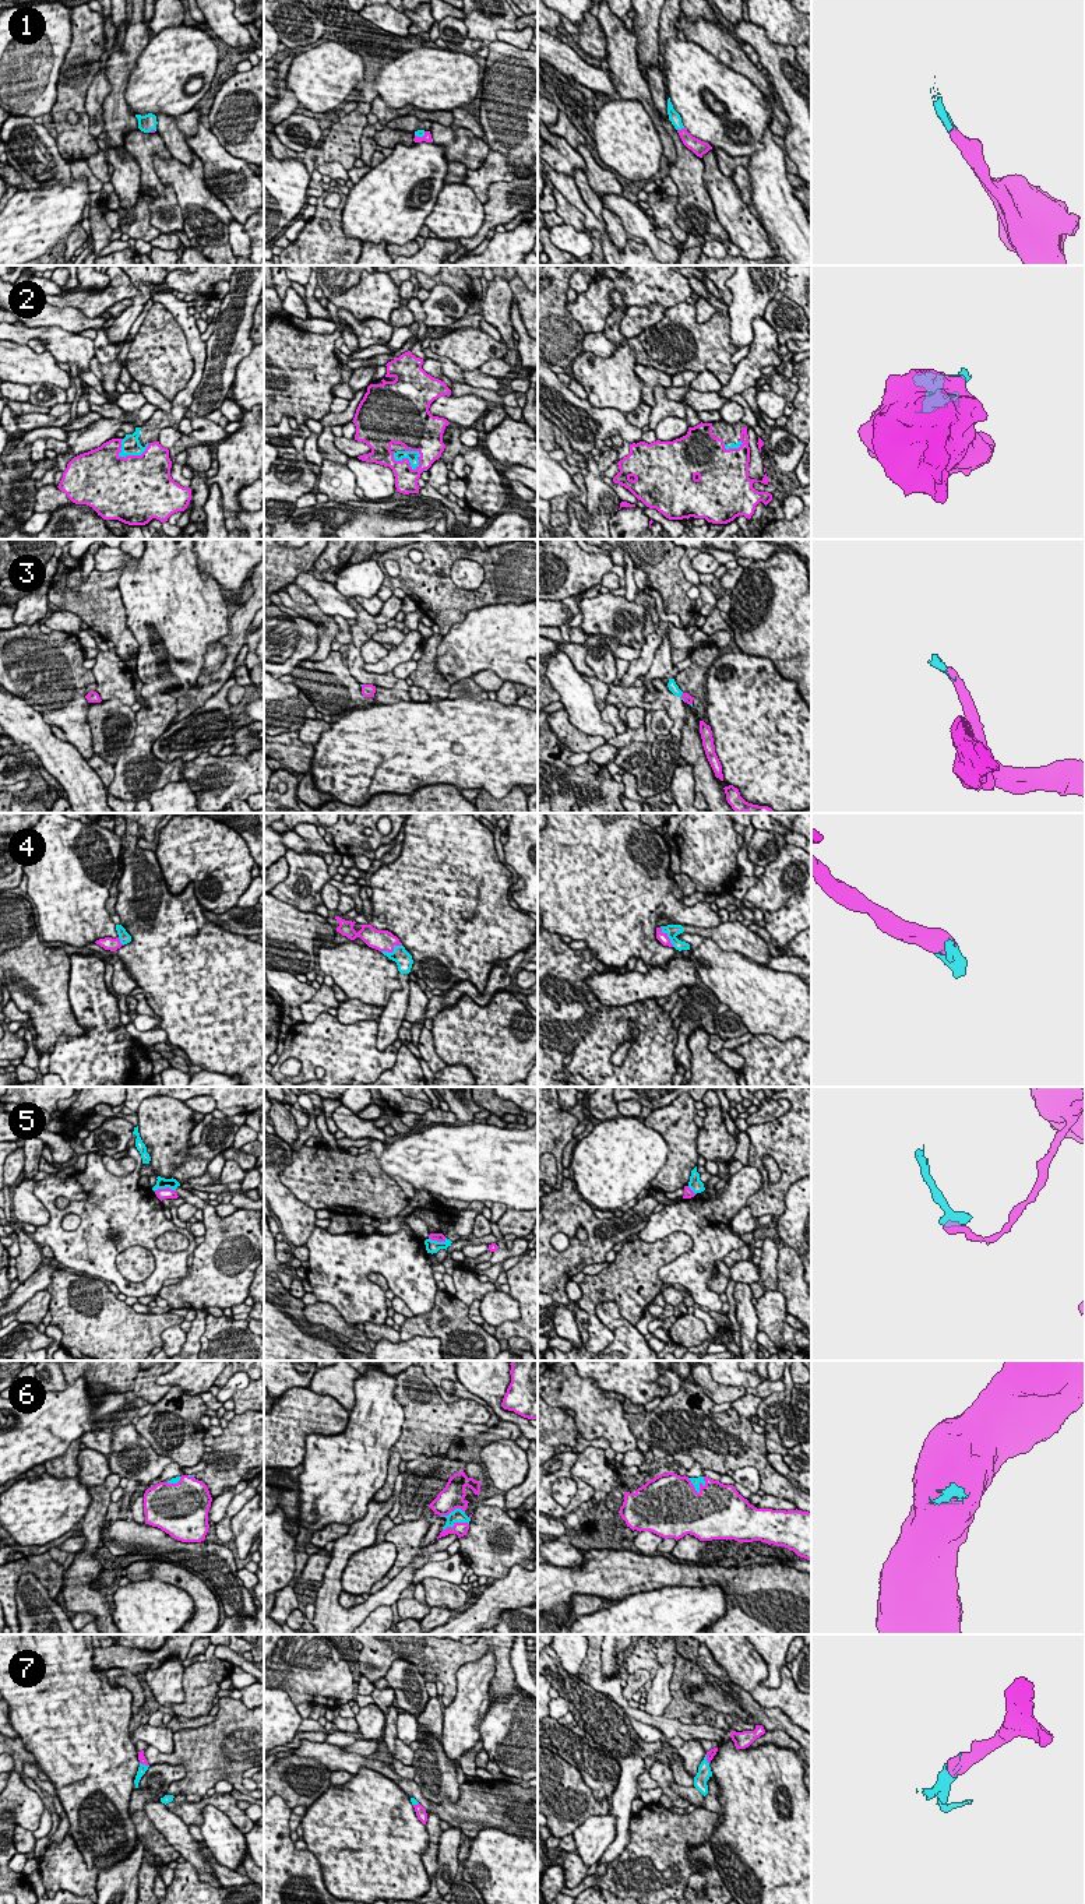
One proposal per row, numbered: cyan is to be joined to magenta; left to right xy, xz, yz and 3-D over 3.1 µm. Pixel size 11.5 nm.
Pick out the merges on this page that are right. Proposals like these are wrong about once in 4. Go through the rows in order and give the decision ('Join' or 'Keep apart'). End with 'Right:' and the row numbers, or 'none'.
1: Join
2: Join
3: Join
4: Join
5: Keep apart
6: Join
7: Join
Right: 1, 2, 3, 4, 6, 7

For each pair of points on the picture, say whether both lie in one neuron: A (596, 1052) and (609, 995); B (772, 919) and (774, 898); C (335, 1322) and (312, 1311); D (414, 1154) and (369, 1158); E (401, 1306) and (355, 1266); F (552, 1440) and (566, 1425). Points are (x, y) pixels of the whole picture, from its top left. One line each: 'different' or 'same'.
A: different
B: different
C: same
D: different
E: different
F: same

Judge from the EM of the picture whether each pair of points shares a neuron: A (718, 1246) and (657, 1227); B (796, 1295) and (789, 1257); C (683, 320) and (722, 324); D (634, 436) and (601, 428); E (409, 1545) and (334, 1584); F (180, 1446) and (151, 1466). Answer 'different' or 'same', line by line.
A: same
B: same
C: same
D: same
E: different
F: different

